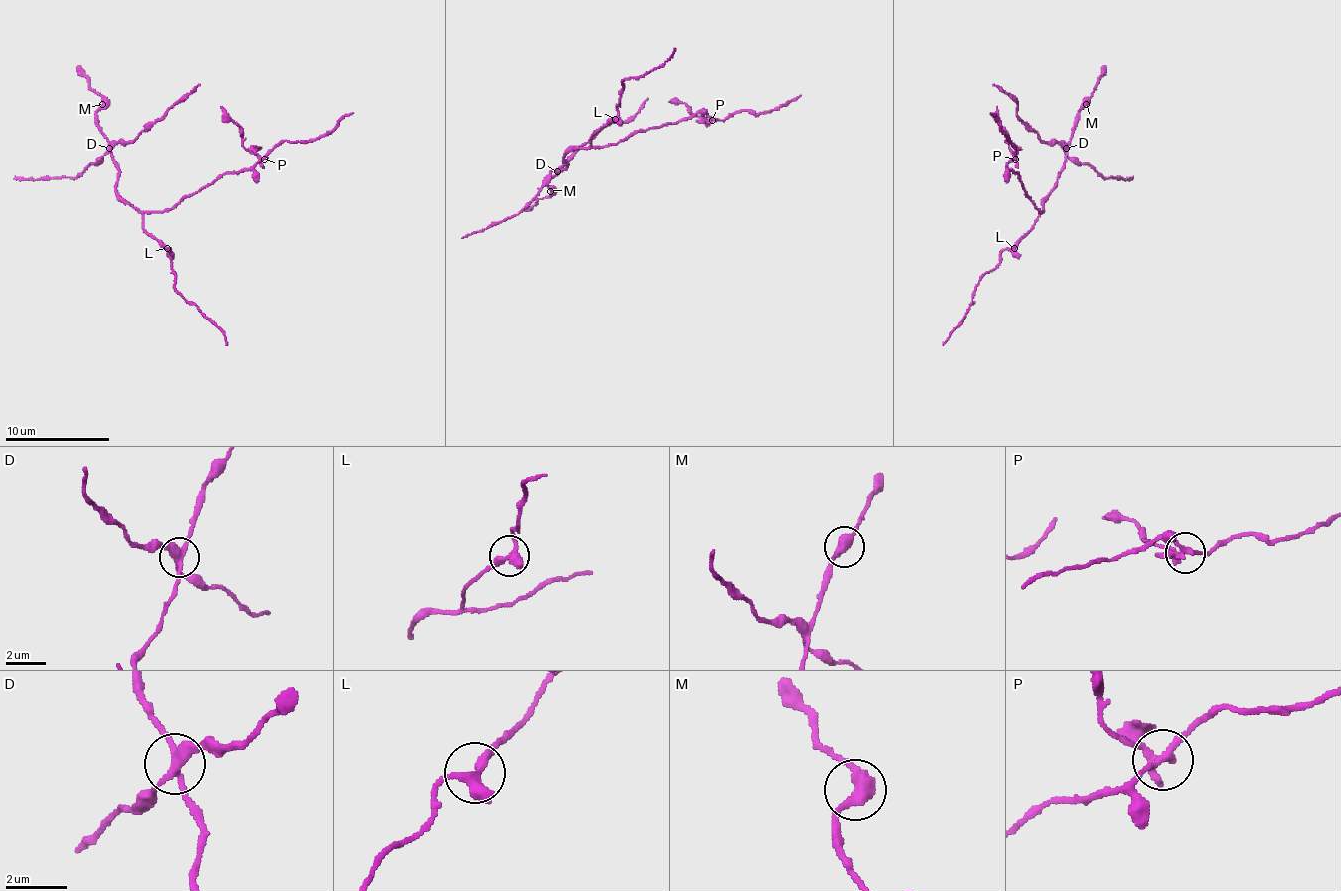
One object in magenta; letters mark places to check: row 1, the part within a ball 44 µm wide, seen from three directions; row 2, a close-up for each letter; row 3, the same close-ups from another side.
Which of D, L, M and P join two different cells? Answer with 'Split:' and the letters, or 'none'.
Split: D, P

